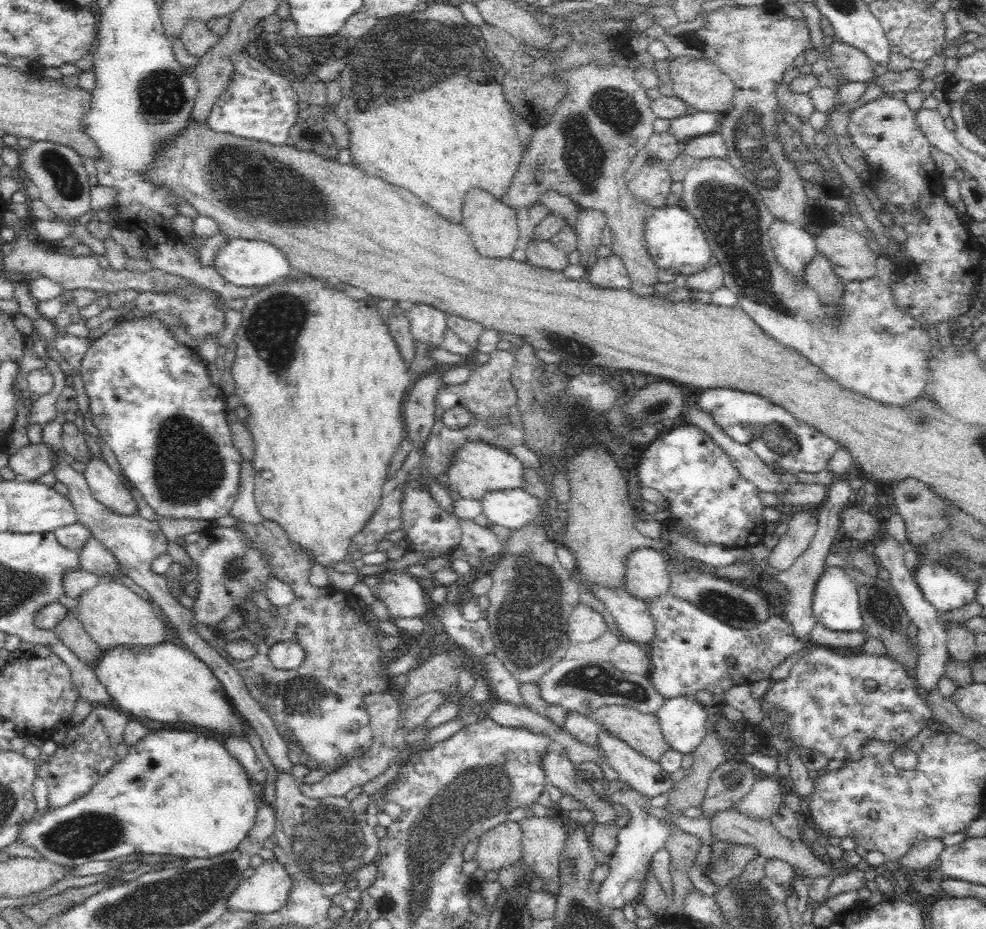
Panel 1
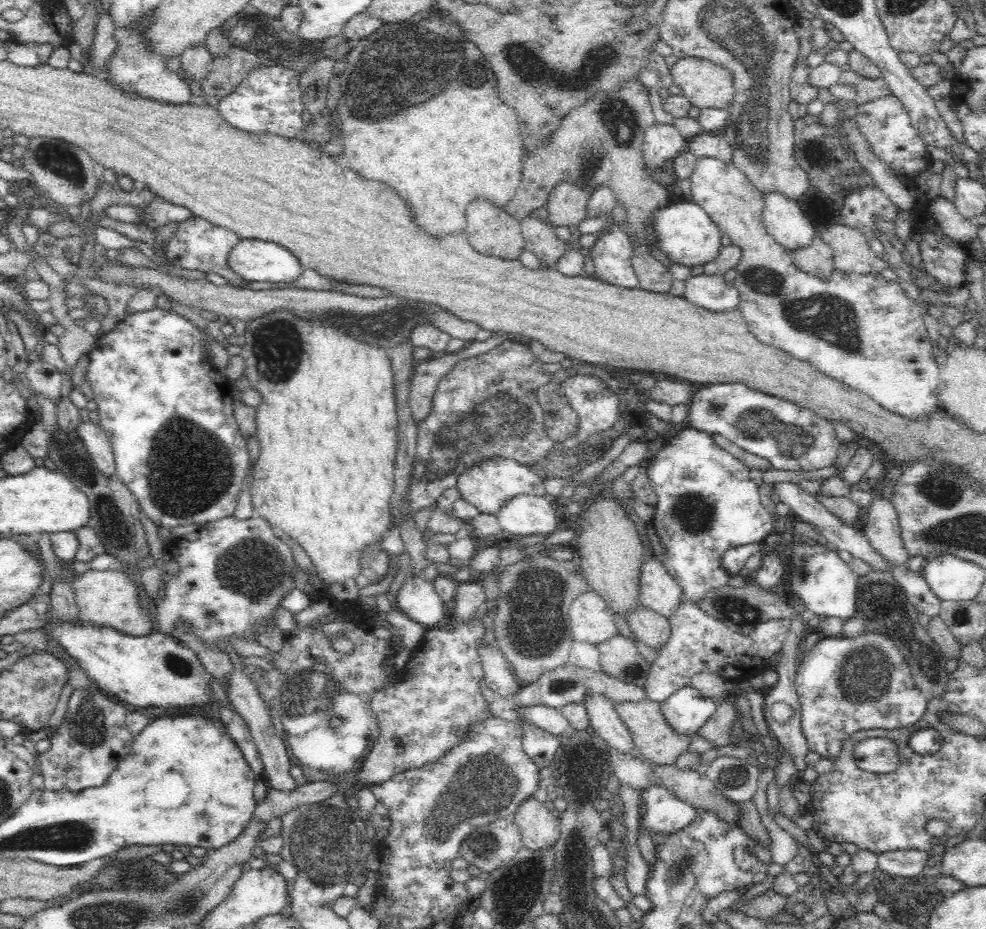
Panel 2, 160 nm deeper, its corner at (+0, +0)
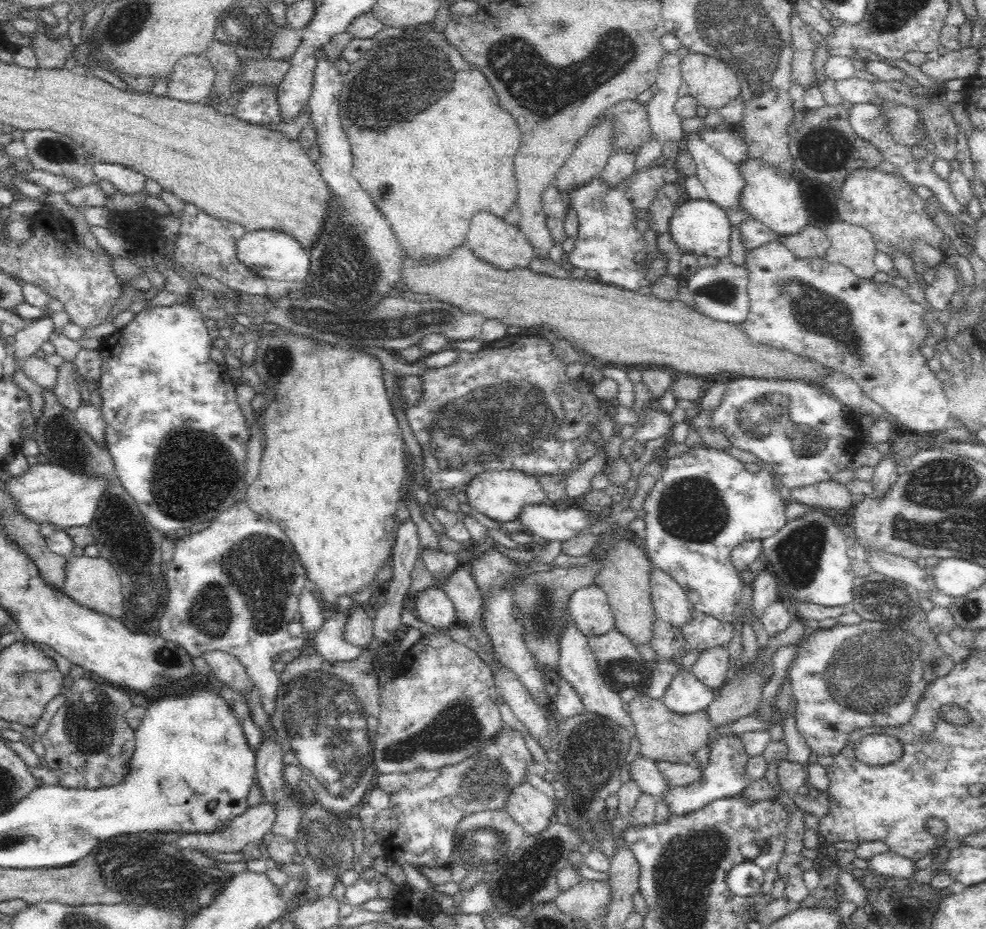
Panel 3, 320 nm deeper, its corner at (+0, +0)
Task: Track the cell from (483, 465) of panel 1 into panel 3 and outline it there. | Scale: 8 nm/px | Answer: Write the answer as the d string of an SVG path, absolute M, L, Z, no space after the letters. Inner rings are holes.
M516 469L491 470L476 476L465 490L469 505L496 522L510 522L519 518L521 510L528 505L547 502L546 493L535 476L523 474Z

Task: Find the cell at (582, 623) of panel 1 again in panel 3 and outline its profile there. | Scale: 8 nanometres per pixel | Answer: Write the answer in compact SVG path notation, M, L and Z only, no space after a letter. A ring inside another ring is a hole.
M596 583L575 590L567 610L576 628L586 637L604 634L615 626L607 594Z

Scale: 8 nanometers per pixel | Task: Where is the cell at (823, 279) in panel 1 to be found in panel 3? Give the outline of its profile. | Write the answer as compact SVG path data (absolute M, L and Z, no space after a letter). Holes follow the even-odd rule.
M807 225L799 234L778 235L776 240L786 246L797 258L825 257L831 246L828 236L816 226Z

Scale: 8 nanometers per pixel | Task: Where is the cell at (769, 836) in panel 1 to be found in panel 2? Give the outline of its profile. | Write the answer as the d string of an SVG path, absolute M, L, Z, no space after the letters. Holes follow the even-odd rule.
M655 765L658 786L665 786L695 808L717 810L720 819L739 823L738 809L728 800L706 774L694 770L680 770L675 765Z

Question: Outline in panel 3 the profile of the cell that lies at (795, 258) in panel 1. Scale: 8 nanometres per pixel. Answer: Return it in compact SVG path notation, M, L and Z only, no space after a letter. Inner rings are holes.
M744 158L736 167L744 181L744 188L738 194L739 204L752 218L765 223L777 236L799 234L809 224L806 207L799 193L800 180L796 175L759 158Z

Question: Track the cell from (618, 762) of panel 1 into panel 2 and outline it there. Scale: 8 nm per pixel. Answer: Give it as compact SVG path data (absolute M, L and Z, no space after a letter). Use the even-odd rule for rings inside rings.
M602 694L587 695L583 706L587 711L591 729L596 731L608 745L612 745L612 749L633 756L639 755L628 727L616 713L614 700Z

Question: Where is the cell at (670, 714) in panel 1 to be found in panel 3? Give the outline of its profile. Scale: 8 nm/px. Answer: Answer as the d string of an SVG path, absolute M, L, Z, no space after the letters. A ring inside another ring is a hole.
M680 668L661 700L669 710L677 714L693 714L707 709L714 698L713 690L708 689L691 669Z

